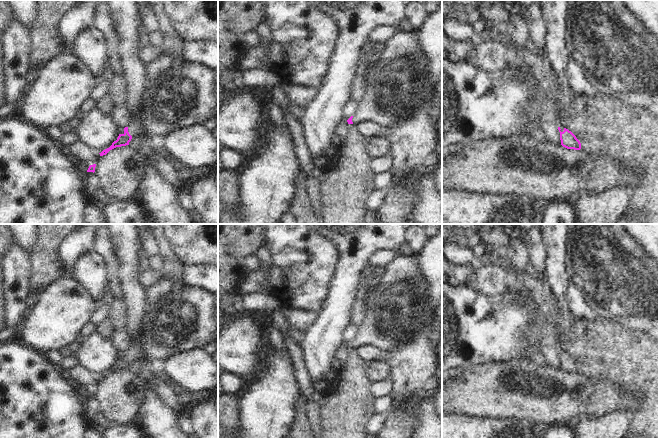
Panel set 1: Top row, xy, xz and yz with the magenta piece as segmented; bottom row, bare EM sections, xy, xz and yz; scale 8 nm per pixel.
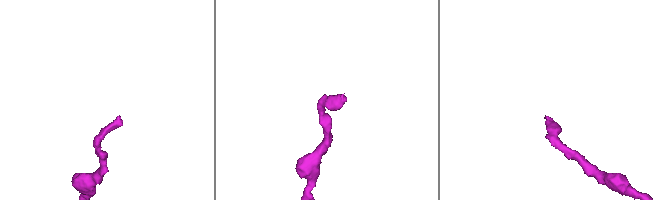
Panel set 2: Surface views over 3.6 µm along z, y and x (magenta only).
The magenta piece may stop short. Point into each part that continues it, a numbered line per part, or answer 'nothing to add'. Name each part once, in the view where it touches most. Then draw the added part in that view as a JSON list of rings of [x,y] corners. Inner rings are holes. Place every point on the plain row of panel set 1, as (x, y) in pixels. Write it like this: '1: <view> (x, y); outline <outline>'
1: yz (547, 332); outline [[[546,321],[541,322],[541,336],[545,340],[545,345],[554,347],[556,350],[558,350],[561,354],[561,356],[564,355],[564,351],[560,350],[559,348],[556,347],[556,341],[553,335],[554,328],[550,327]]]

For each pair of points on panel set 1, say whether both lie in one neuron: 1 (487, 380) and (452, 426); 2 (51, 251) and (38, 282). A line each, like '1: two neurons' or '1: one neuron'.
1: two neurons
2: one neuron

